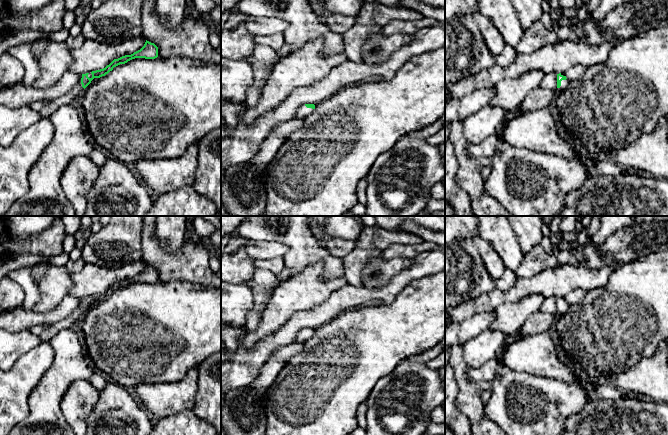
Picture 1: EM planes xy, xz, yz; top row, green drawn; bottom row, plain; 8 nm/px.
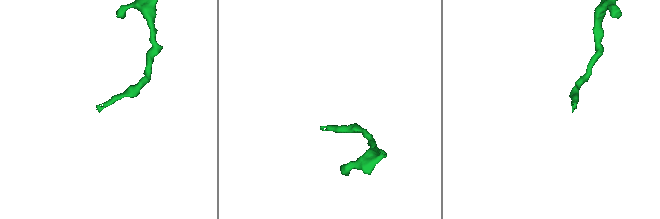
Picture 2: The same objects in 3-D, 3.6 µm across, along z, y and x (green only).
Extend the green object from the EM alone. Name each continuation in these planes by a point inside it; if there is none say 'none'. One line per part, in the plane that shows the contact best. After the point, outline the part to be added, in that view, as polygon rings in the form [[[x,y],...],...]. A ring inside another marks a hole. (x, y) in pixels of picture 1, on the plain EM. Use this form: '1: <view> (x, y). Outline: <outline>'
1: yz (564, 307). Outline: [[[562,304],[561,310],[555,314],[555,317],[558,318],[562,315],[564,315],[568,311],[569,304]]]

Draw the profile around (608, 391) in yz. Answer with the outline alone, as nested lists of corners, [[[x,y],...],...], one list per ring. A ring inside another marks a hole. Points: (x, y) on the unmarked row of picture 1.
[[[578,378],[576,382],[580,383],[589,393],[597,399],[637,399],[639,398],[633,393],[624,393],[620,391],[614,384],[598,385],[593,384],[589,380]]]

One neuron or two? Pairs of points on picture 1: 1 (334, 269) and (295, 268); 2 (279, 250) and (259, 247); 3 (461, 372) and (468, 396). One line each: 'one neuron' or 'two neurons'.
1: one neuron
2: one neuron
3: one neuron

